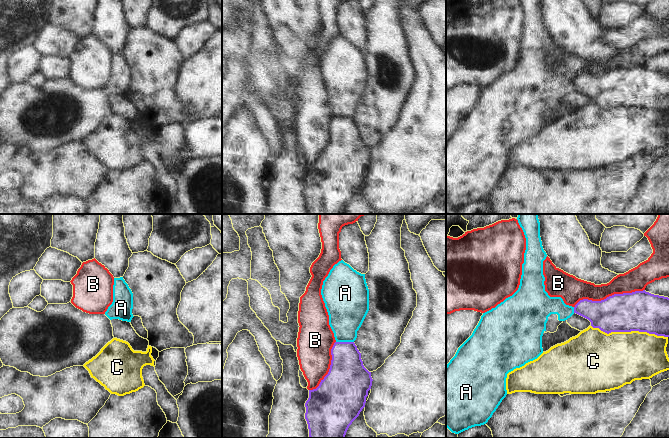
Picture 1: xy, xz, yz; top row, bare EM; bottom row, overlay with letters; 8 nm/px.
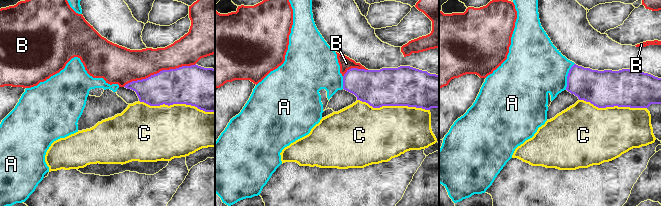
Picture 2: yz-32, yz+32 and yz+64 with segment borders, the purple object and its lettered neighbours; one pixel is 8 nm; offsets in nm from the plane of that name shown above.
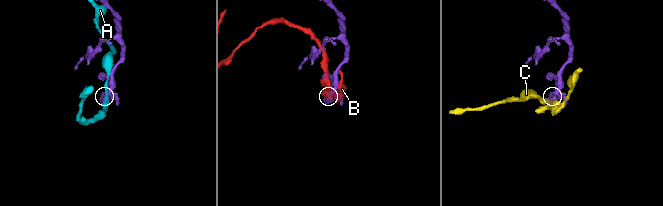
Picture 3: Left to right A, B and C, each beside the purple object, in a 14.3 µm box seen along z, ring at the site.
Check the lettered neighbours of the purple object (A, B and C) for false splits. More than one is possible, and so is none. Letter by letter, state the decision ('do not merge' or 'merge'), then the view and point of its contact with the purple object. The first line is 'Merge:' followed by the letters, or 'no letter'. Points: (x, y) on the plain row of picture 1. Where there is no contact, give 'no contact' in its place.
Merge: no letter
A: do not merge | xz (345, 118)
B: do not merge | yz (609, 72)
C: do not merge | yz (629, 107)

